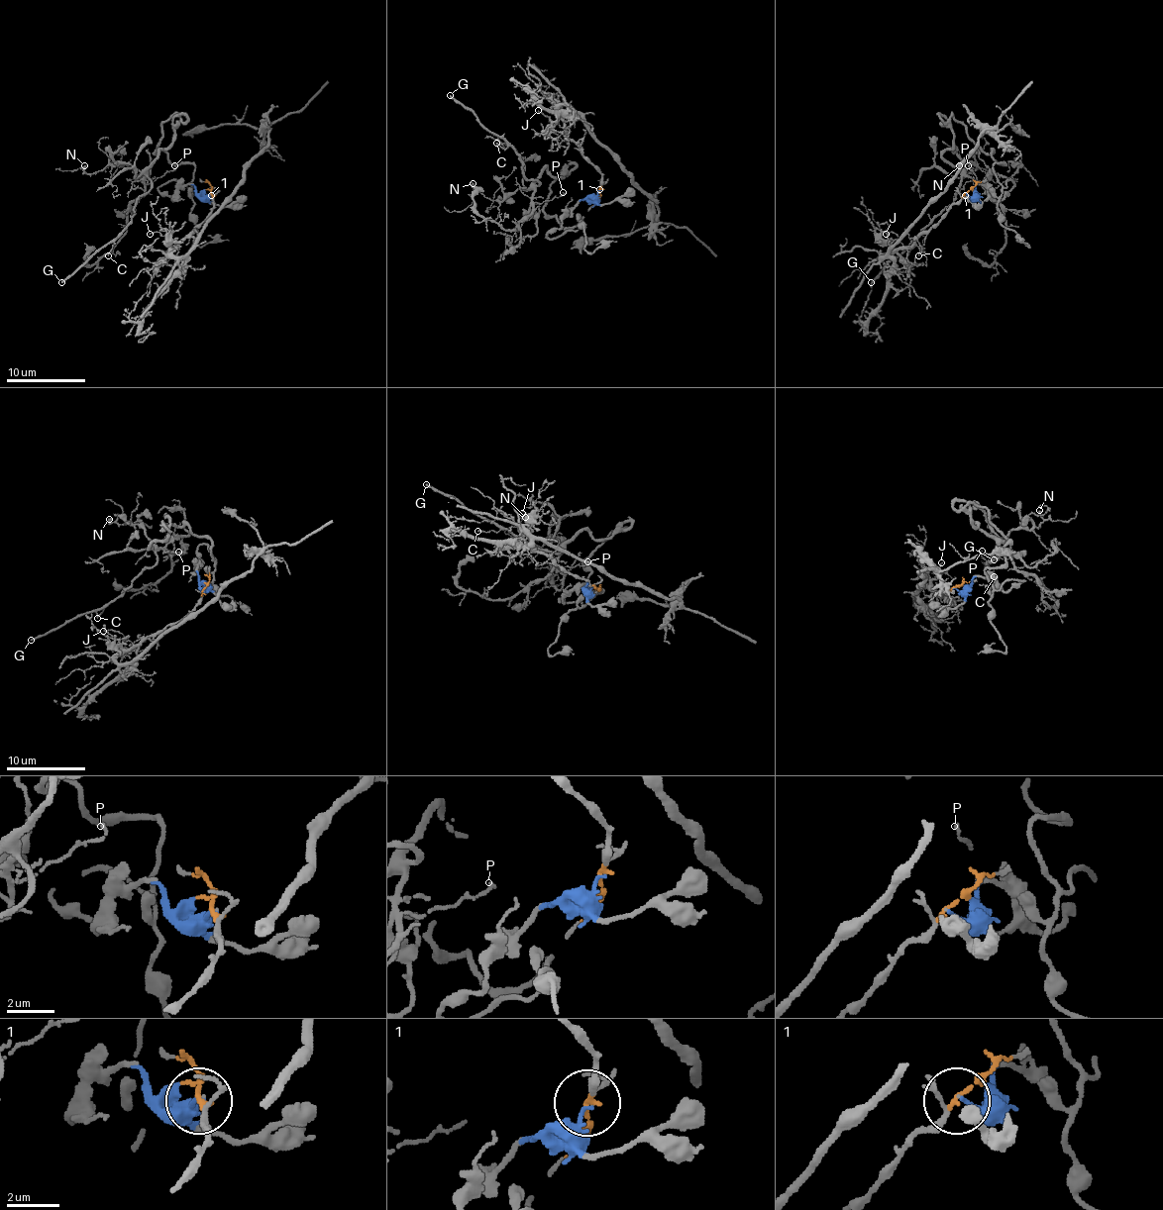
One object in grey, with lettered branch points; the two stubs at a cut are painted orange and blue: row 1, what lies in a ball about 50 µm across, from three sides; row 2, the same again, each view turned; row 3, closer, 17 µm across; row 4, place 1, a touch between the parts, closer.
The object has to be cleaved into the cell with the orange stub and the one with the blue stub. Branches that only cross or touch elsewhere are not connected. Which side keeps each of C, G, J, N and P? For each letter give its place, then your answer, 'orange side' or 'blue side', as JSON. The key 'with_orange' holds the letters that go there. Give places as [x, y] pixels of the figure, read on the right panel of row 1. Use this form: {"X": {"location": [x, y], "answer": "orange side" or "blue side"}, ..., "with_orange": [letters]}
{"C": {"location": [918, 255], "answer": "blue side"}, "G": {"location": [871, 282], "answer": "blue side"}, "J": {"location": [886, 234], "answer": "orange side"}, "N": {"location": [959, 165], "answer": "blue side"}, "P": {"location": [968, 165], "answer": "blue side"}, "with_orange": ["J"]}

